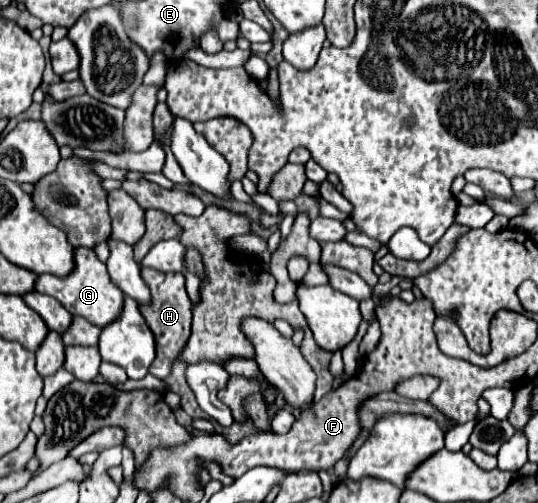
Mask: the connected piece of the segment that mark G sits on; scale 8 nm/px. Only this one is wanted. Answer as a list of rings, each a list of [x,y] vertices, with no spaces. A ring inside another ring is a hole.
[[[77,247],[75,249],[75,269],[67,277],[55,275],[39,275],[35,283],[35,291],[55,297],[69,313],[75,317],[85,317],[89,323],[97,327],[107,327],[111,321],[121,317],[123,313],[123,291],[109,279],[105,263],[101,263],[93,249]]]

